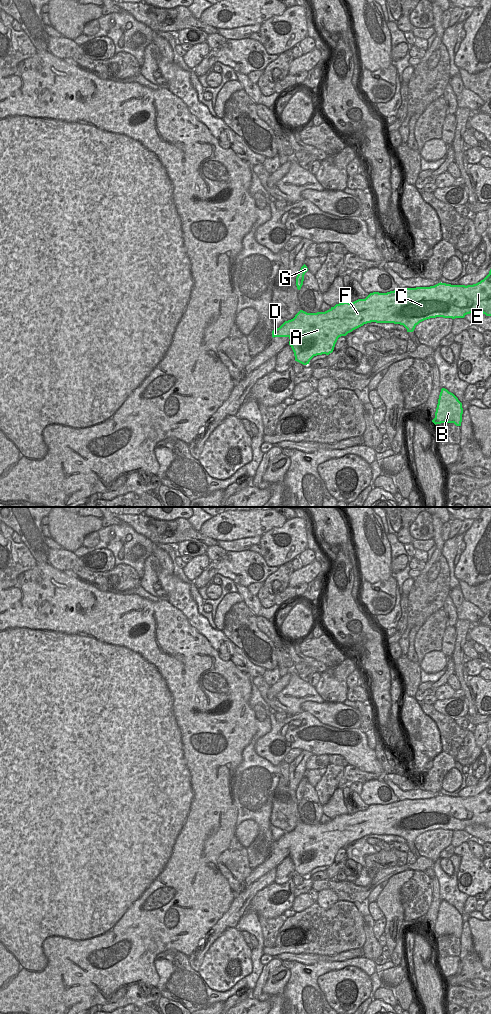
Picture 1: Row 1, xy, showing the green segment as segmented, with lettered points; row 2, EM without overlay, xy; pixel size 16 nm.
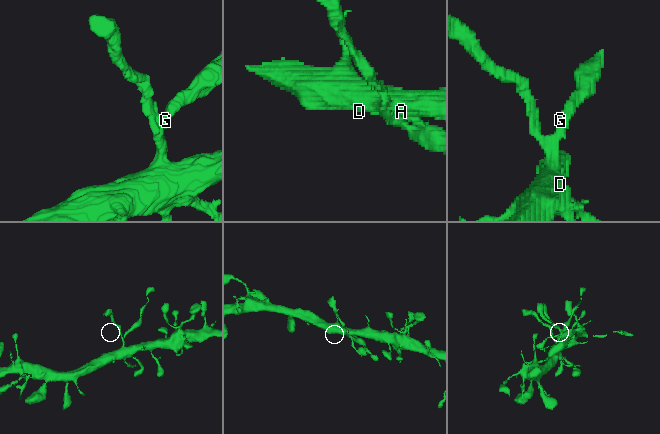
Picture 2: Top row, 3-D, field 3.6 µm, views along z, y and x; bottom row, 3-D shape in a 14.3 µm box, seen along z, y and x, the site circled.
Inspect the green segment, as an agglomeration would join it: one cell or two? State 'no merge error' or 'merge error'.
merge error

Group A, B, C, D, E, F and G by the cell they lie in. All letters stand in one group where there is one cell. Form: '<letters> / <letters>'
A B C D E F / G

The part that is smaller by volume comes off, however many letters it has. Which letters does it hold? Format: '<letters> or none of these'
G

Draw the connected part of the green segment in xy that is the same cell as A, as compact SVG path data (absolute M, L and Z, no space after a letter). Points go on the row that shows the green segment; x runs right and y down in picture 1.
M491 269L483 280L473 285L440 282L430 287L403 288L387 293L373 292L365 299L339 303L325 312L307 313L300 310L293 319L273 330L272 337L288 337L295 361L307 365L314 356L332 353L339 337L346 336L367 323L400 324L407 332L413 332L424 320L436 317L464 318L470 313L491 316Z

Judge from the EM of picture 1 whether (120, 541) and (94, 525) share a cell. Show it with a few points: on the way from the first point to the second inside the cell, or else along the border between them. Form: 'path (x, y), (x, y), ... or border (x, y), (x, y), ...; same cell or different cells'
border (103, 527), (97, 530); different cells

